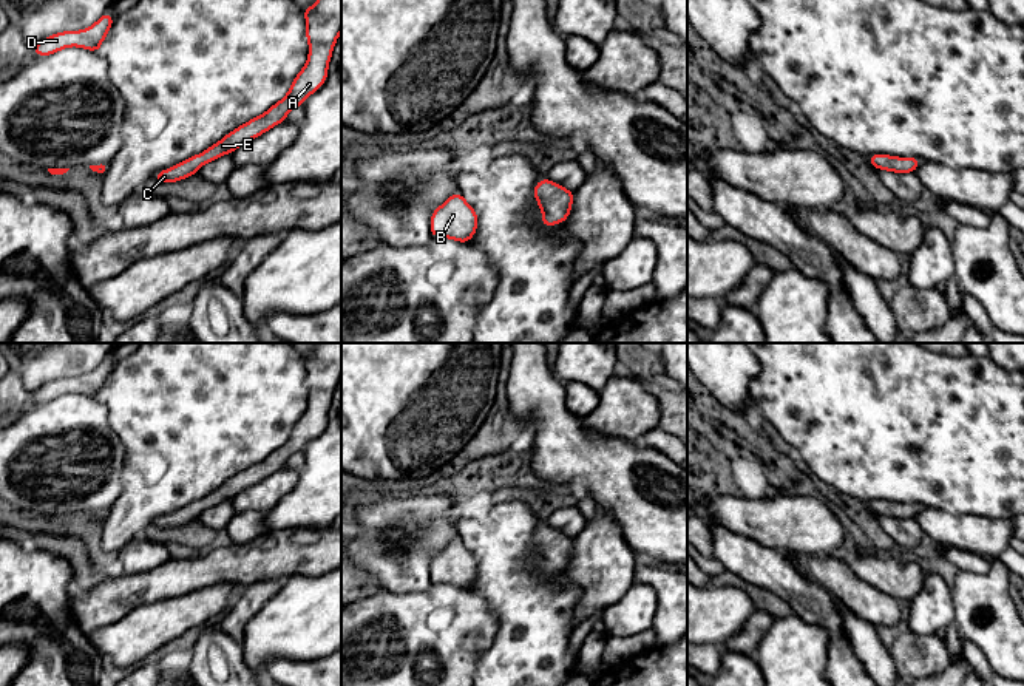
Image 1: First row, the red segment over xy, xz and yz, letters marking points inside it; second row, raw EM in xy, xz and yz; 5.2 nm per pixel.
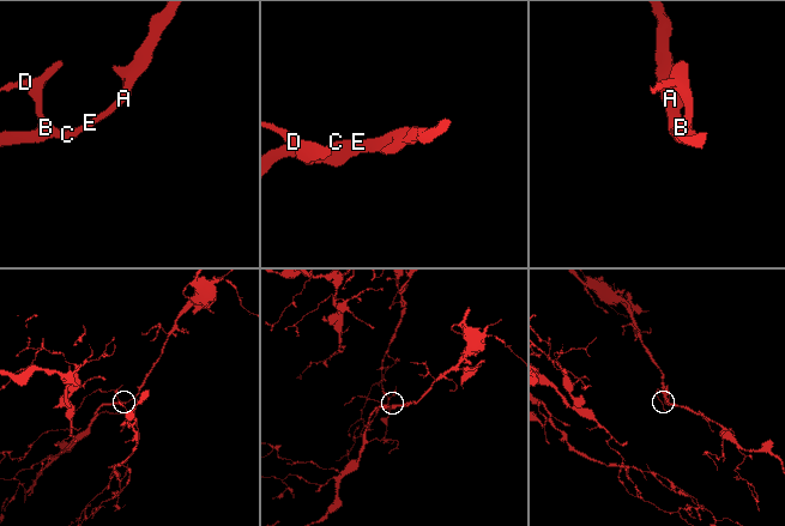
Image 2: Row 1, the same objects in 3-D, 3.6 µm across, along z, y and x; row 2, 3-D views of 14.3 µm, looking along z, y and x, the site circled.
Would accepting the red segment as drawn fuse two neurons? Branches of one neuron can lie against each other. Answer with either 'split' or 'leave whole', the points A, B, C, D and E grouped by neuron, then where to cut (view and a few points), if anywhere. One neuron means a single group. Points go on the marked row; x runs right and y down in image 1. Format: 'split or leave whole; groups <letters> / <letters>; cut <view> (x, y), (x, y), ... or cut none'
leave whole; groups A B C D E; cut none

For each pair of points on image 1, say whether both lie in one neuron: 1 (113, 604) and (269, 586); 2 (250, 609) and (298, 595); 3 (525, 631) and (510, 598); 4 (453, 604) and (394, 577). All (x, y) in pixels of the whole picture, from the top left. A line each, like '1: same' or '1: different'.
1: different
2: different
3: same
4: different

